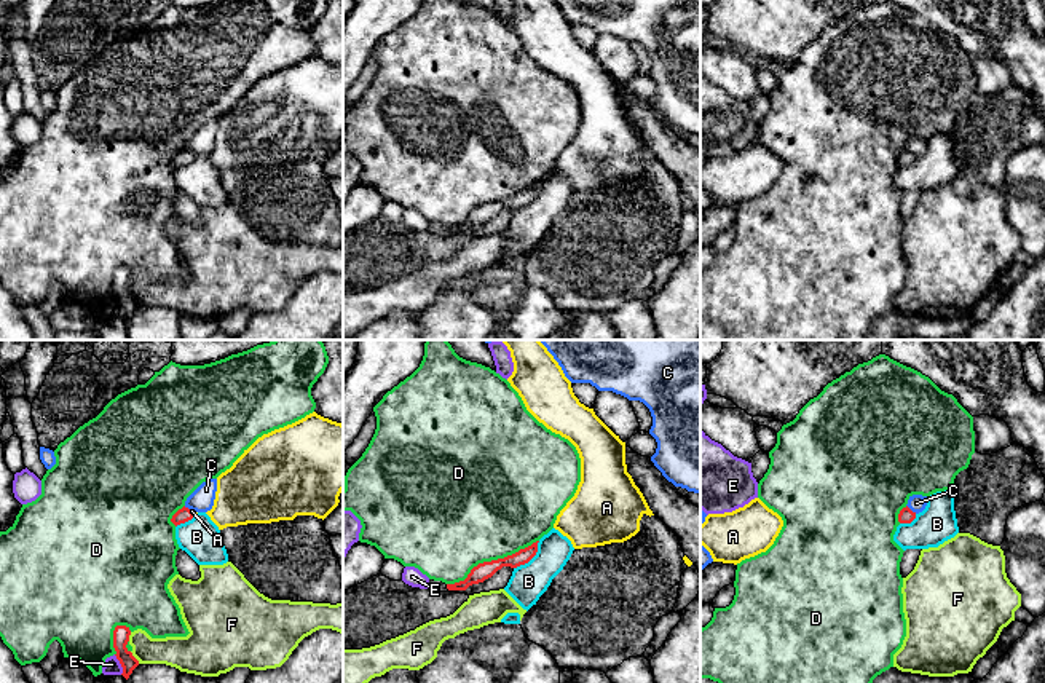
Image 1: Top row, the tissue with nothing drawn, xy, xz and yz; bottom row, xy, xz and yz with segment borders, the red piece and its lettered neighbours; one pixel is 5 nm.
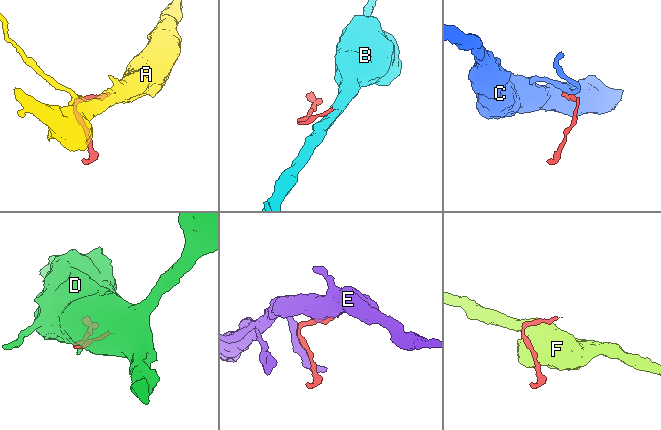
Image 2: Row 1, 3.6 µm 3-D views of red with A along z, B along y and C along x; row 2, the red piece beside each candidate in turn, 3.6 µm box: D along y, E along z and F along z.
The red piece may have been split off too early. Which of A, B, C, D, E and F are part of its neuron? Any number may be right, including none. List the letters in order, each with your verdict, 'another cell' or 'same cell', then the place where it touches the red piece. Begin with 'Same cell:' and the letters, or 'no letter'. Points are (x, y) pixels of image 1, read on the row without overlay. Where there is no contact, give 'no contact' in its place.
Same cell: A
A: same cell; meets red in xy at (192, 155)
B: another cell; meets red in xz at (530, 201)
C: another cell; meets red in yz at (910, 152)
D: another cell; meets red in xz at (492, 203)
E: another cell; meets red in xy at (120, 305)
F: another cell; meets red in xy at (134, 300)

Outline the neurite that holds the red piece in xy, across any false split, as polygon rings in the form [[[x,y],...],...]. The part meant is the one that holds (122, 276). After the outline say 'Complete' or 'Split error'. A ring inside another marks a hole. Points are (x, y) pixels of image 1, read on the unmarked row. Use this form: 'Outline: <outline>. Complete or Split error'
Outline: [[[116,268],[113,273],[113,290],[116,294],[116,302],[123,310],[123,319],[128,322],[132,313],[139,308],[139,303],[126,290],[129,284],[131,273],[126,268]]]. Complete

